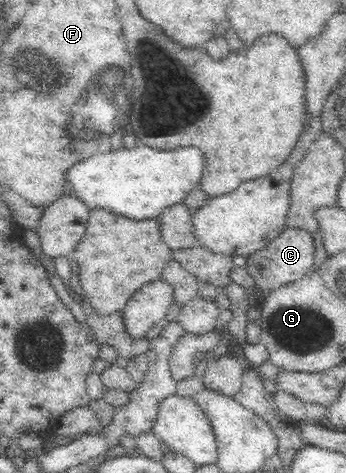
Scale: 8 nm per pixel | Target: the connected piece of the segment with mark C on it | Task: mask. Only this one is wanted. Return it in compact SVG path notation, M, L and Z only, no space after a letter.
M286 226L283 232L274 238L267 246L249 254L246 264L246 270L253 276L256 286L266 294L276 286L303 278L310 268L313 268L315 262L315 242L313 234L307 228L299 226Z

